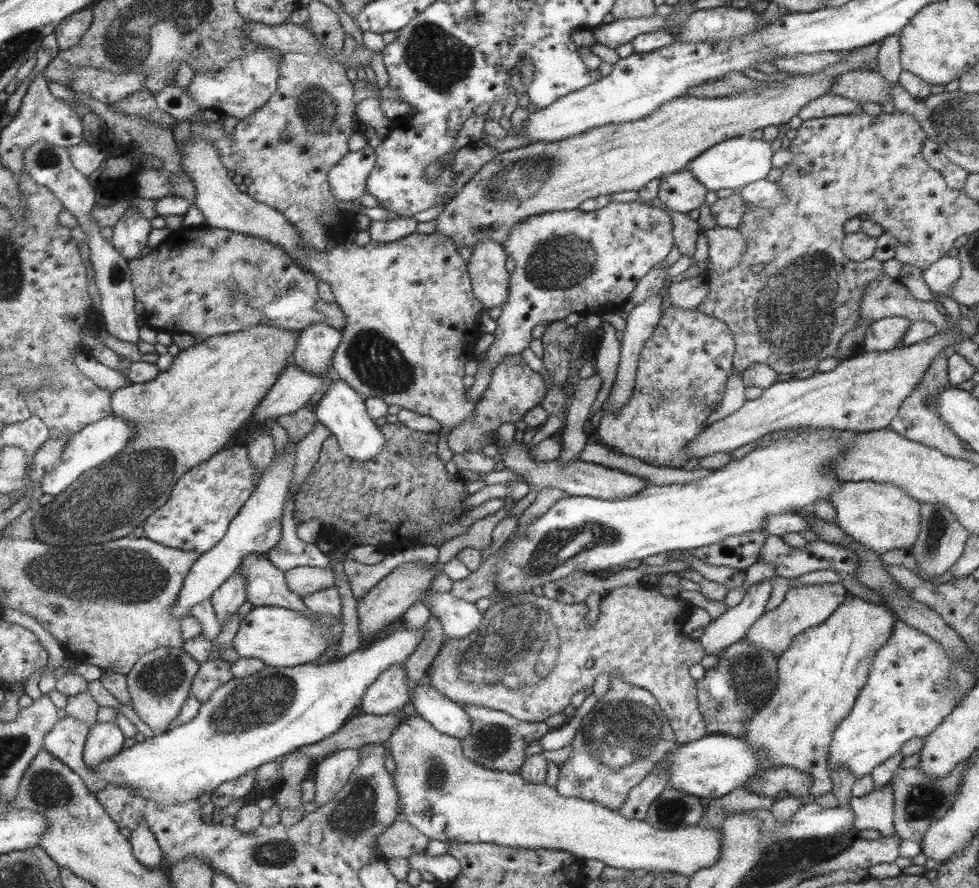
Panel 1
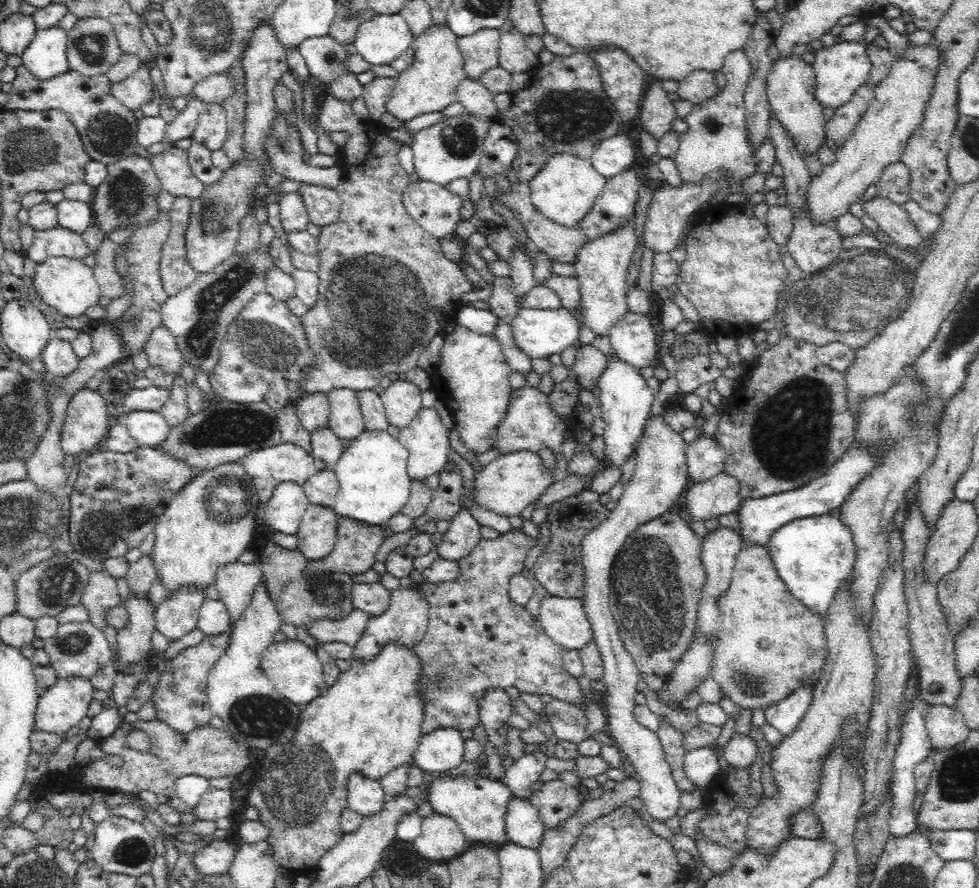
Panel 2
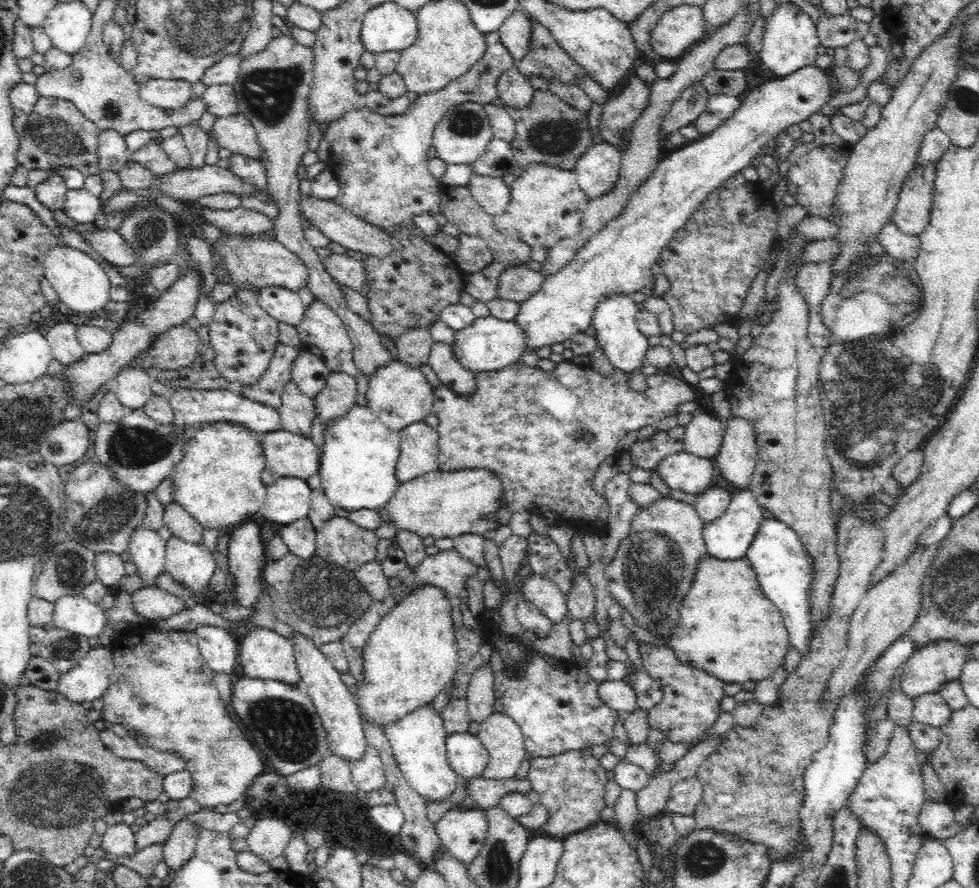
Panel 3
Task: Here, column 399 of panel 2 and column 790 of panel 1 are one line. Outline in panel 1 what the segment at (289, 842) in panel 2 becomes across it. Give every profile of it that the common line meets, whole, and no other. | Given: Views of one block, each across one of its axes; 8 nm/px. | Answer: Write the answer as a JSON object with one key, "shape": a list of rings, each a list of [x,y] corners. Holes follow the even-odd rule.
{"shape":[[[849,595],[820,625],[793,637],[792,644],[778,658],[776,692],[749,717],[748,732],[741,735],[749,746],[765,754],[761,768],[752,777],[773,766],[791,766],[810,773],[812,784],[808,795],[815,798],[830,792],[827,758],[833,733],[867,685],[873,657],[889,640],[896,622],[897,617],[886,606]]]}

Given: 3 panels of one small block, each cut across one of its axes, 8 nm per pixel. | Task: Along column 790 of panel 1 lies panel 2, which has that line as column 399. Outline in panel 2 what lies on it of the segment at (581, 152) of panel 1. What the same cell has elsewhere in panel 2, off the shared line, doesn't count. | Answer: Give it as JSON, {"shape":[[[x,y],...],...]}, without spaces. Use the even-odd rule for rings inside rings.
{"shape":[[[430,24],[414,38],[414,63],[395,78],[396,84],[385,106],[392,116],[400,120],[412,120],[420,114],[440,112],[456,101],[458,85],[466,77],[458,37],[447,24]]]}

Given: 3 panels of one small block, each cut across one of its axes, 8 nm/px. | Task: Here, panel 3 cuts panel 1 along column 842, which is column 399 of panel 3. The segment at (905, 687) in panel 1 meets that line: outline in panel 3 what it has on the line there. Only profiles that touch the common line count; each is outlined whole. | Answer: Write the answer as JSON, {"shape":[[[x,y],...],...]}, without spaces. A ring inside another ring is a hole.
{"shape":[[[431,702],[418,706],[412,713],[382,729],[390,743],[392,754],[400,772],[408,784],[427,801],[444,801],[460,783],[459,776],[452,770],[447,759],[447,732],[438,712]]]}

